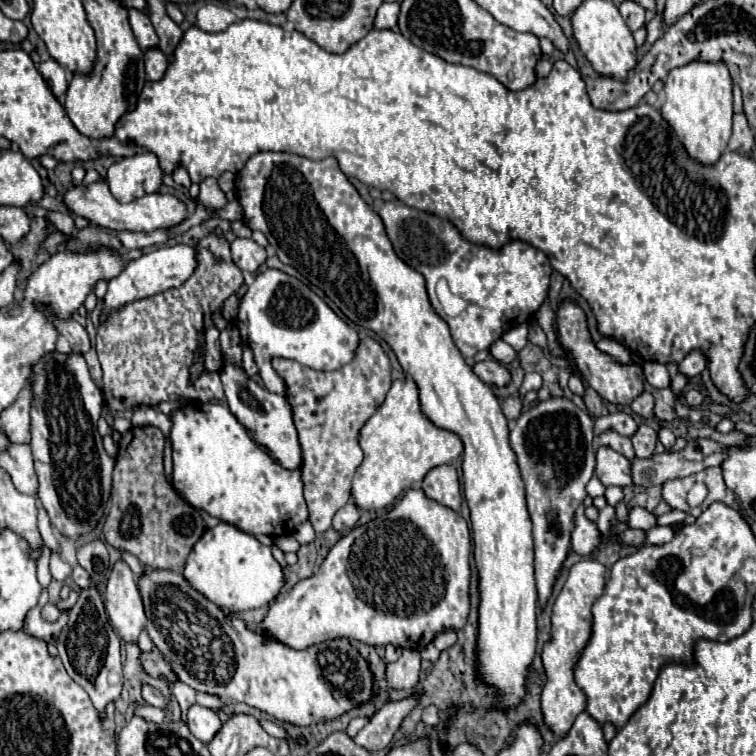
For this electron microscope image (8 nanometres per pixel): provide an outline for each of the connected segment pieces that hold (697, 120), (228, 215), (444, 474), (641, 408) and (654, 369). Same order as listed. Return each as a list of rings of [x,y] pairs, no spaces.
[[[700,61],[676,67],[668,73],[664,93],[666,101],[662,105],[662,117],[668,121],[668,125],[672,125],[672,131],[676,133],[676,137],[680,137],[680,143],[684,145],[686,153],[690,157],[696,157],[700,165],[714,165],[724,153],[732,133],[732,81],[728,67],[724,63],[700,63]]]
[[[230,201],[222,211],[218,211],[218,217],[220,219],[226,219],[226,221],[236,221],[236,219],[242,219],[242,209],[240,209],[240,203],[238,201]]]
[[[440,465],[426,473],[422,481],[422,491],[428,499],[446,505],[454,511],[460,511],[462,495],[460,495],[460,481],[458,473],[452,465]]]
[[[642,391],[632,403],[630,403],[630,407],[632,407],[632,411],[634,413],[638,413],[642,419],[650,419],[652,415],[654,415],[654,399],[652,399],[652,395],[648,393],[648,391]]]
[[[648,361],[642,365],[644,369],[644,375],[646,375],[646,381],[650,385],[654,385],[656,389],[666,389],[668,383],[670,383],[670,375],[668,375],[668,369],[662,365],[662,363],[656,363],[656,361]]]

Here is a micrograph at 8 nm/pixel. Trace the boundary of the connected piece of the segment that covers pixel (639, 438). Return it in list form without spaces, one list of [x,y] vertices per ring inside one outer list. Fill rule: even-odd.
[[[642,423],[638,427],[638,431],[634,433],[634,437],[632,437],[632,443],[634,443],[636,457],[646,459],[646,457],[650,457],[654,453],[654,447],[656,447],[656,431],[650,425]]]

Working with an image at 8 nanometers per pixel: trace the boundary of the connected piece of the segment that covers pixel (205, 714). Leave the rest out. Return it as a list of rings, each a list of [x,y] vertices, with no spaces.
[[[192,705],[186,713],[186,719],[188,719],[190,733],[196,739],[200,739],[202,743],[210,743],[210,739],[222,727],[222,721],[218,719],[216,711],[212,711],[208,707],[202,707],[202,705]]]

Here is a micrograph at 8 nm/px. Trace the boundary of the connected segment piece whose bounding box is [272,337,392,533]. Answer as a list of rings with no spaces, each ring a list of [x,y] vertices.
[[[364,337],[352,361],[336,371],[316,371],[282,357],[274,357],[272,367],[286,383],[286,399],[292,407],[302,447],[304,499],[314,531],[322,533],[332,527],[334,513],[350,501],[352,477],[364,457],[358,445],[358,431],[382,405],[390,389],[390,361],[376,339]]]

